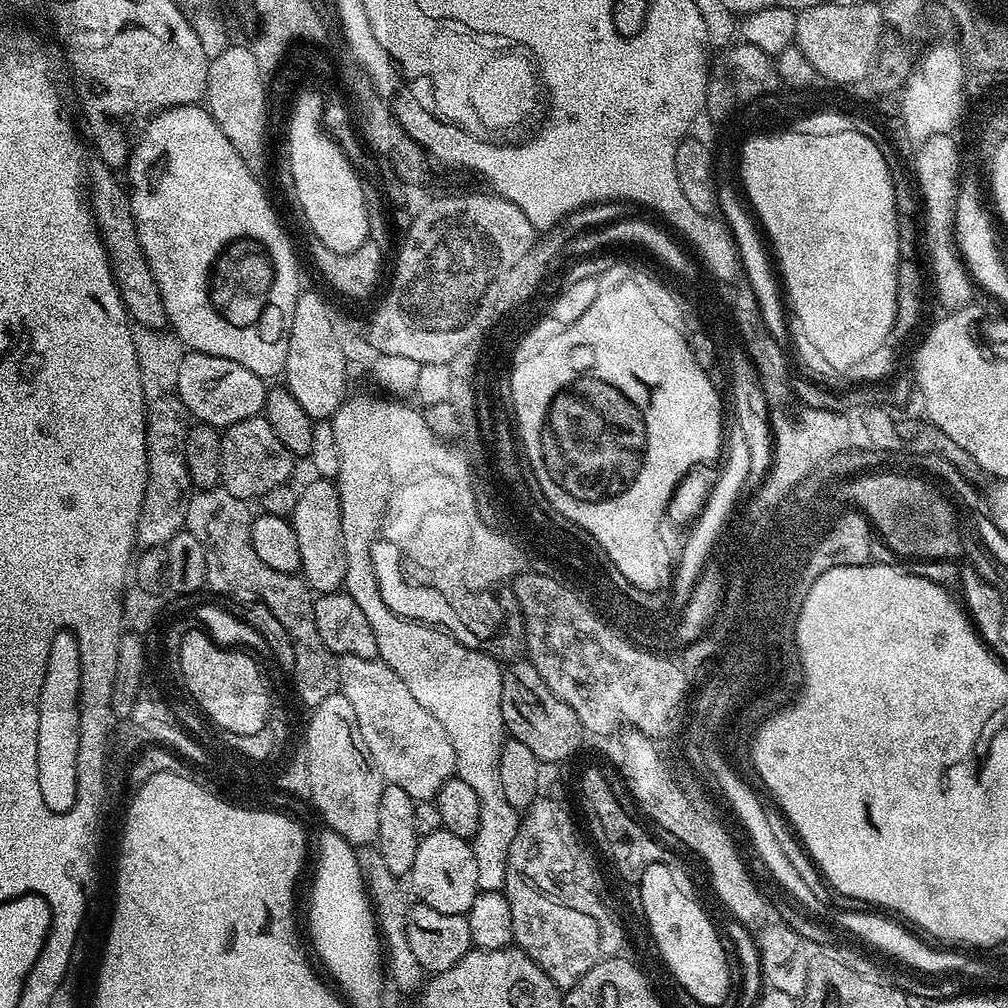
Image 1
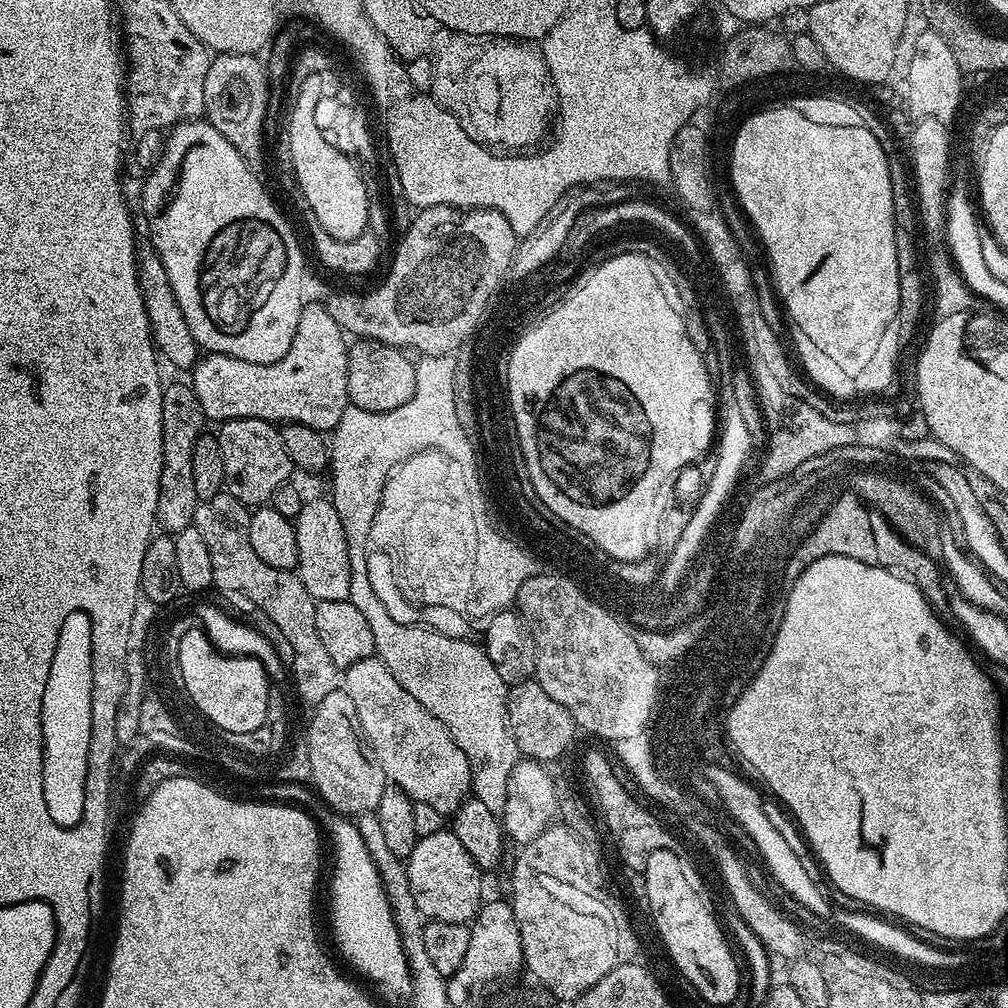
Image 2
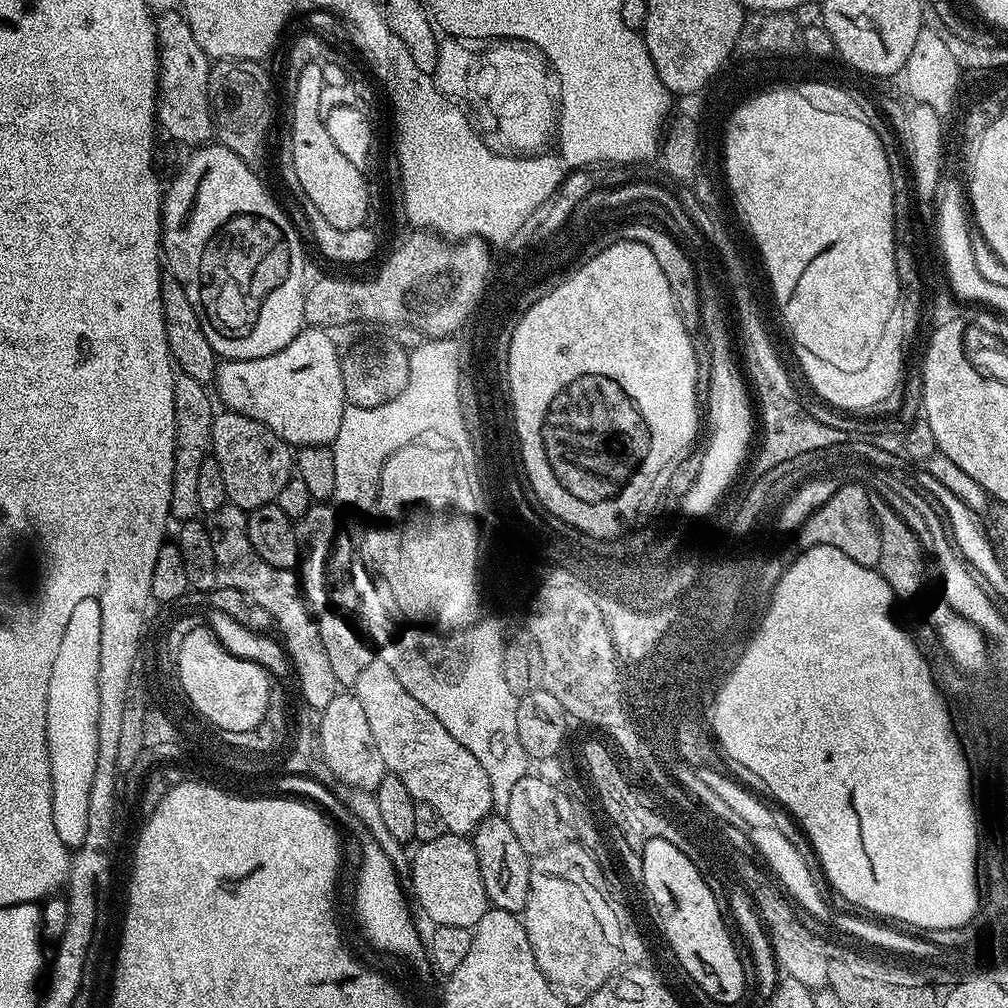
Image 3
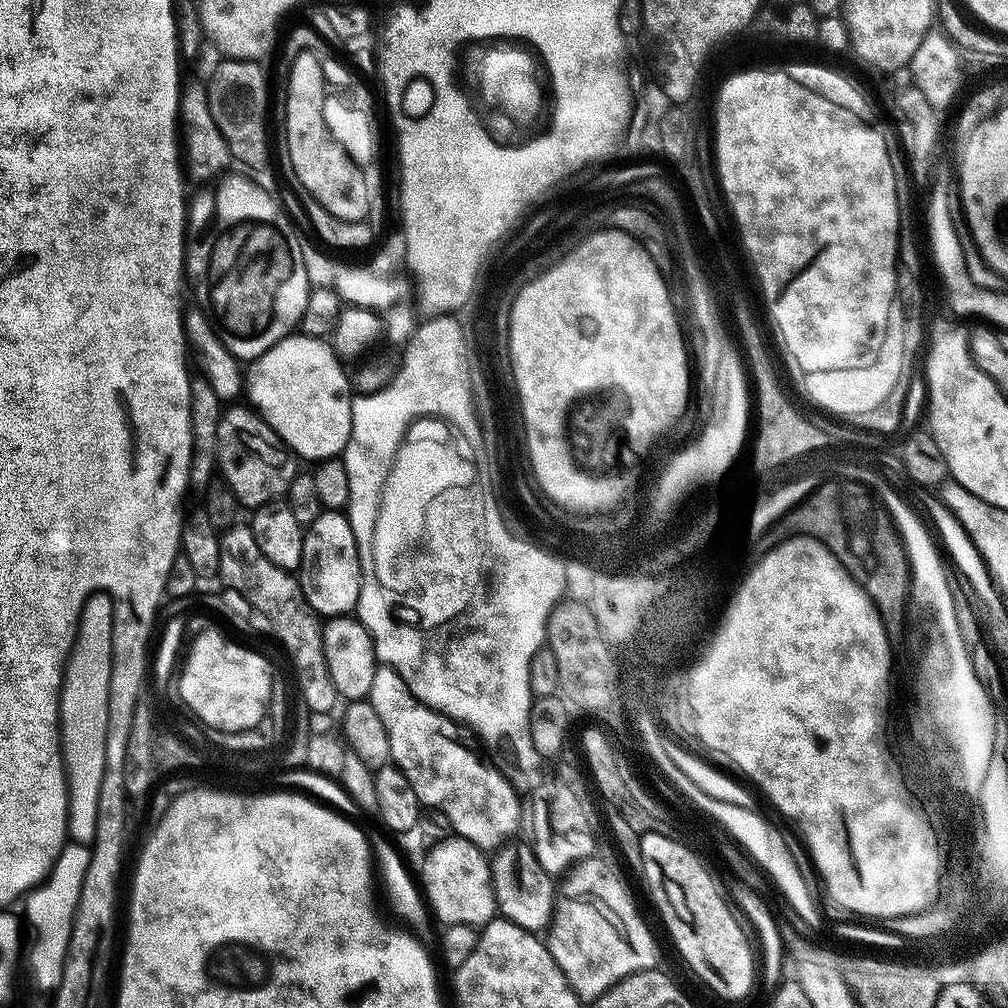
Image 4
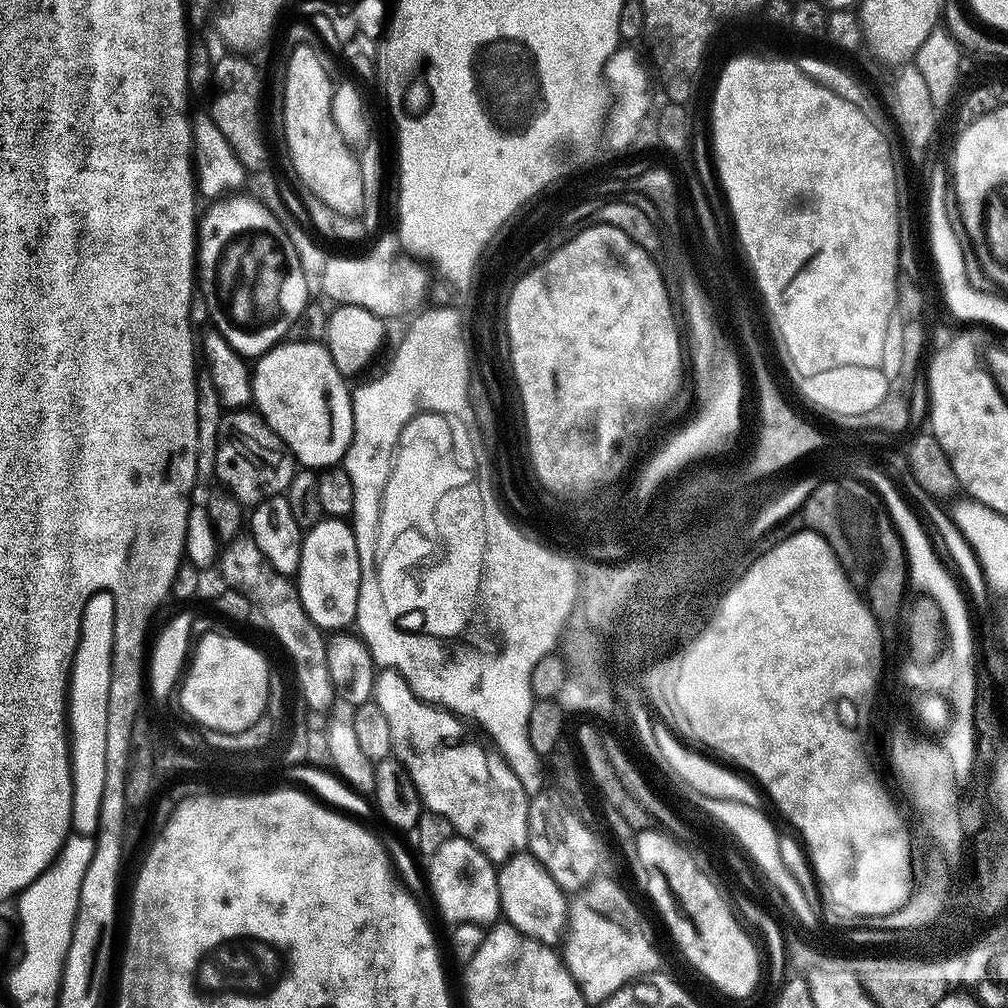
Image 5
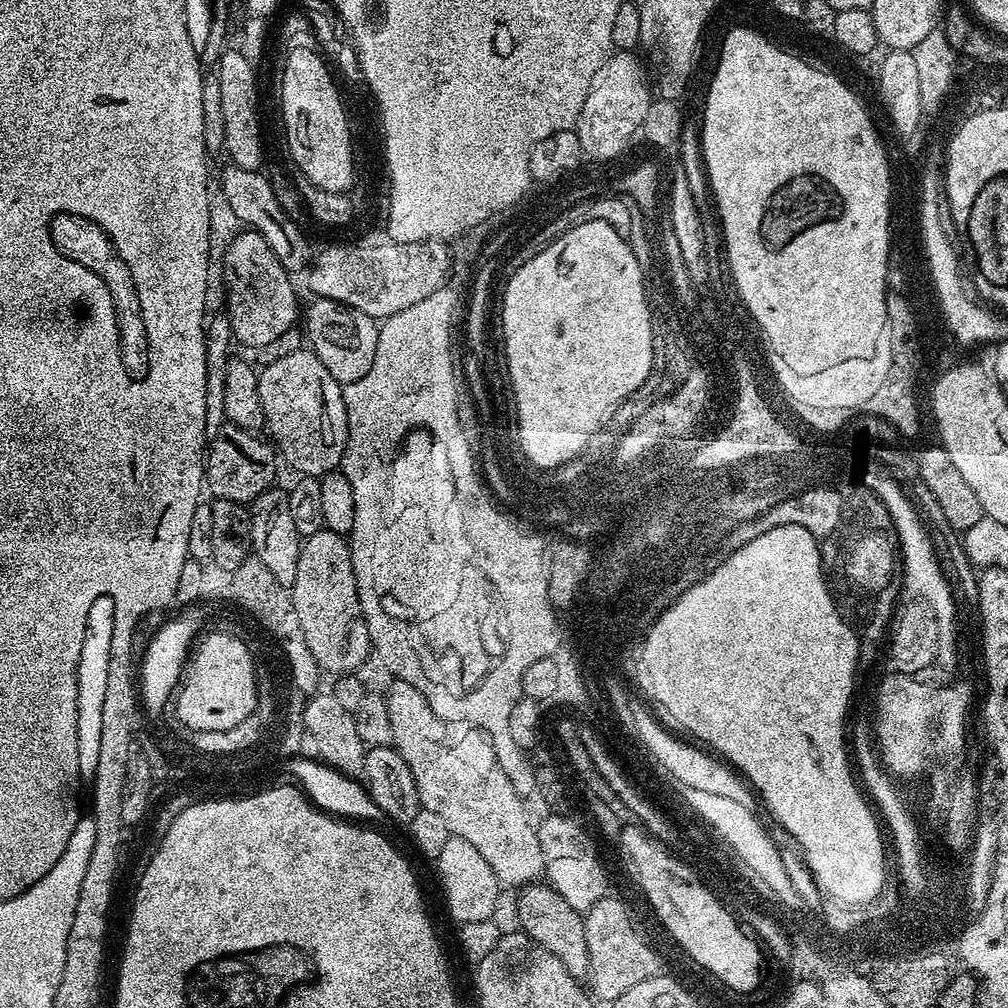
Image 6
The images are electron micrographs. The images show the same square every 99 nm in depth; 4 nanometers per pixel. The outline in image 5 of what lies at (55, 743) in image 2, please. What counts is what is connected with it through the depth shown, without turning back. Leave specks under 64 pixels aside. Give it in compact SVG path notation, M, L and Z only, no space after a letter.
M96 592L82 610L82 626L72 663L72 678L68 681L68 742L72 758L72 832L81 835L95 833L102 814L102 794L106 783L106 714L109 705L111 651L114 650L114 598L110 592Z

